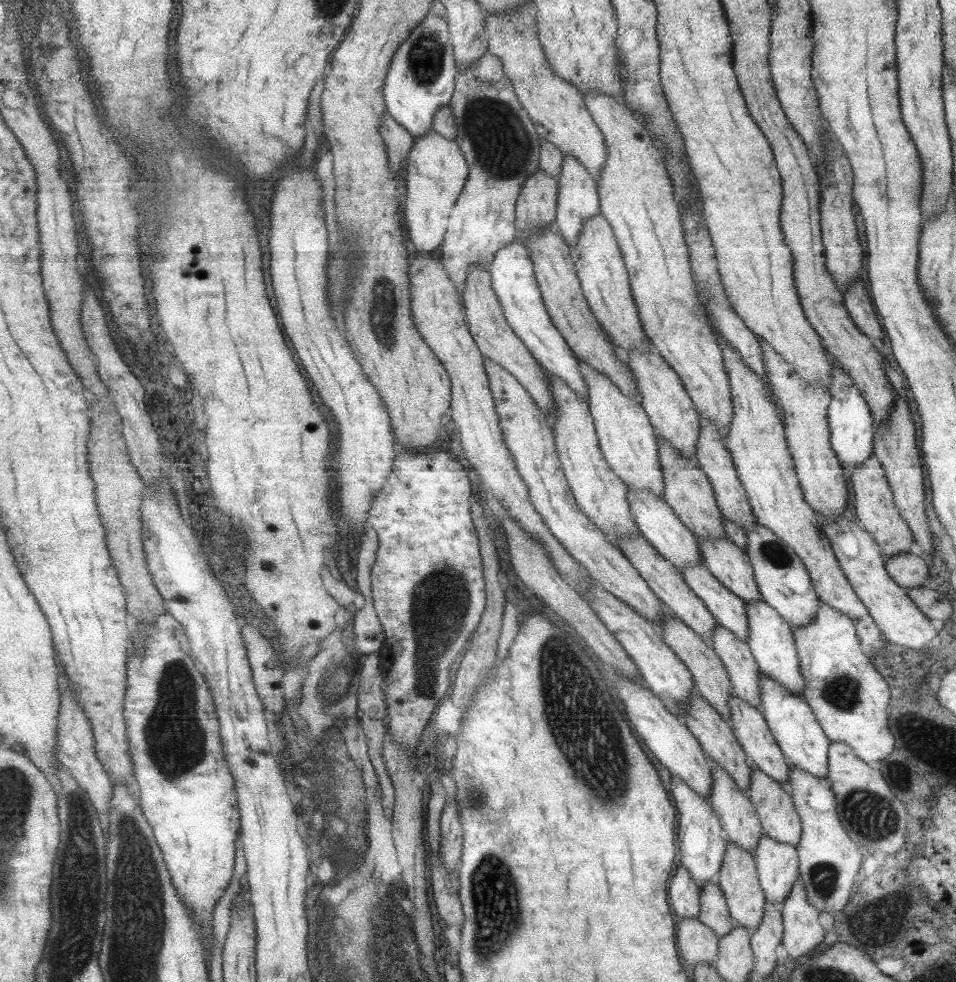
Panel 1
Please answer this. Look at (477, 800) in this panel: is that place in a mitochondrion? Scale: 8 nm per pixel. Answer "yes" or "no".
yes

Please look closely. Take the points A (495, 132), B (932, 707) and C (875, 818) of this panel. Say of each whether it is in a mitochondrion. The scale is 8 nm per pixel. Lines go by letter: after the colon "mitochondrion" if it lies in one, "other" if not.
A: mitochondrion
B: other
C: mitochondrion

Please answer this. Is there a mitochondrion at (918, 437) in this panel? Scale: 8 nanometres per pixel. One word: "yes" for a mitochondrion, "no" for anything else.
no

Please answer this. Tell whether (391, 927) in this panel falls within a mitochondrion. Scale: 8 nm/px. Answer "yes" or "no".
yes

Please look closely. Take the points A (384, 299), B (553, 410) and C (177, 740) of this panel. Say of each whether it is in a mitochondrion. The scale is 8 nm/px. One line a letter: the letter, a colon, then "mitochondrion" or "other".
A: mitochondrion
B: other
C: mitochondrion

